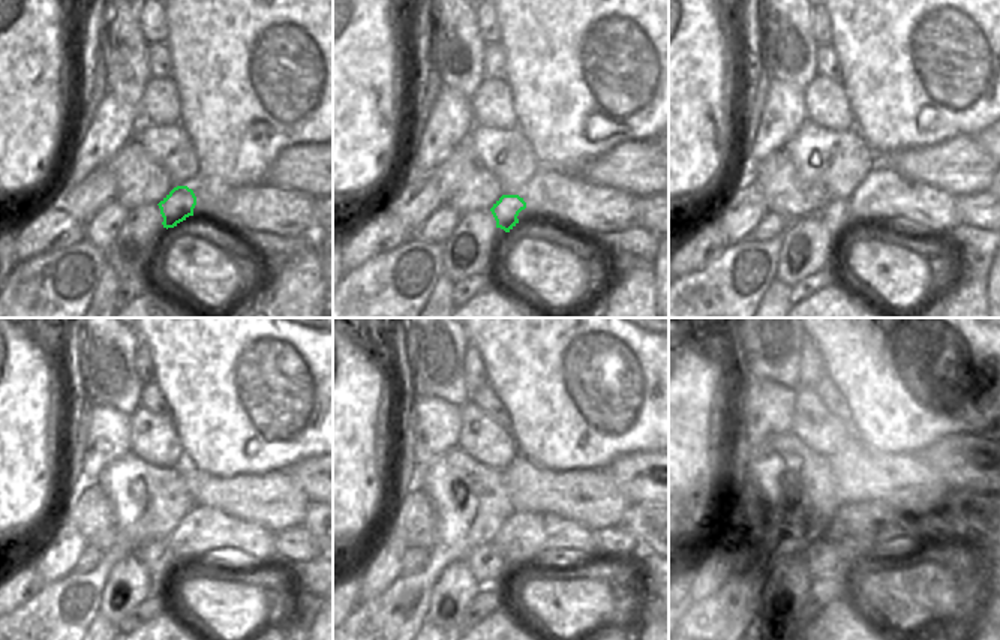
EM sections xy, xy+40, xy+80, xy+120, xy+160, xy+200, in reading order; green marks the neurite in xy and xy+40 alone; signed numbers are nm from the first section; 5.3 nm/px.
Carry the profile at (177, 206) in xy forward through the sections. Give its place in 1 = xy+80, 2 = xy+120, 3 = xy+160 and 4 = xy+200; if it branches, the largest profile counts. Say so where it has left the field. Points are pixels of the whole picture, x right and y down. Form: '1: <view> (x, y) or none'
1: xy+80 (837, 213)
2: xy+120 (152, 552)
3: xy+160 (486, 553)
4: xy+200 (822, 549)

